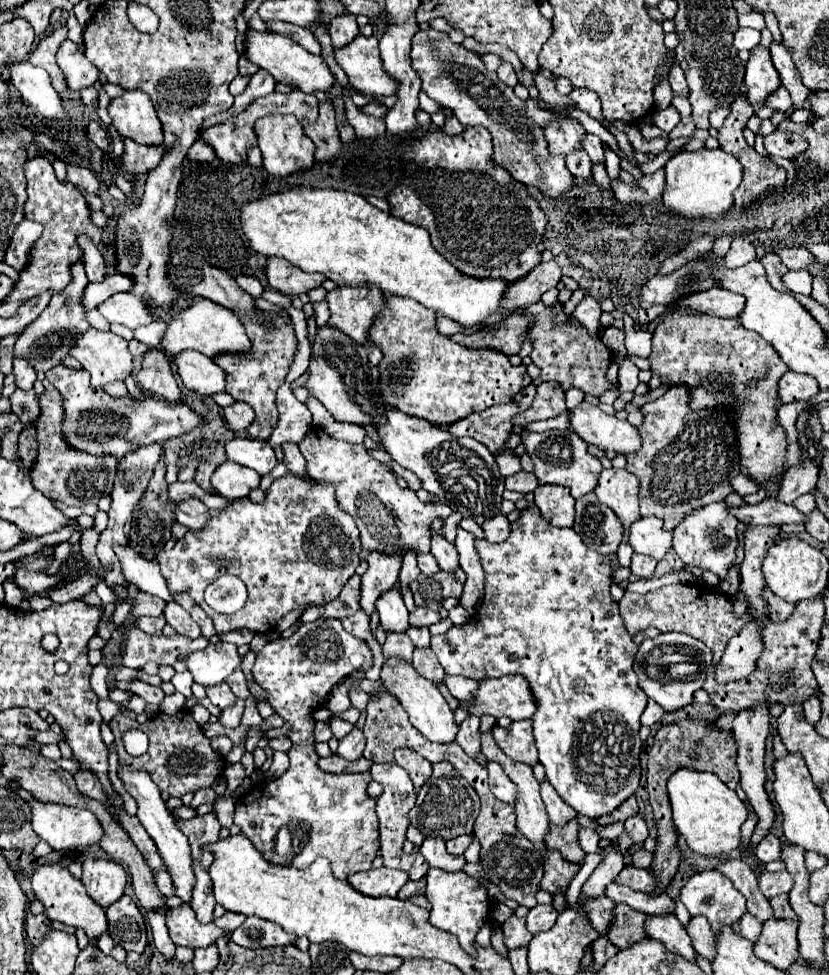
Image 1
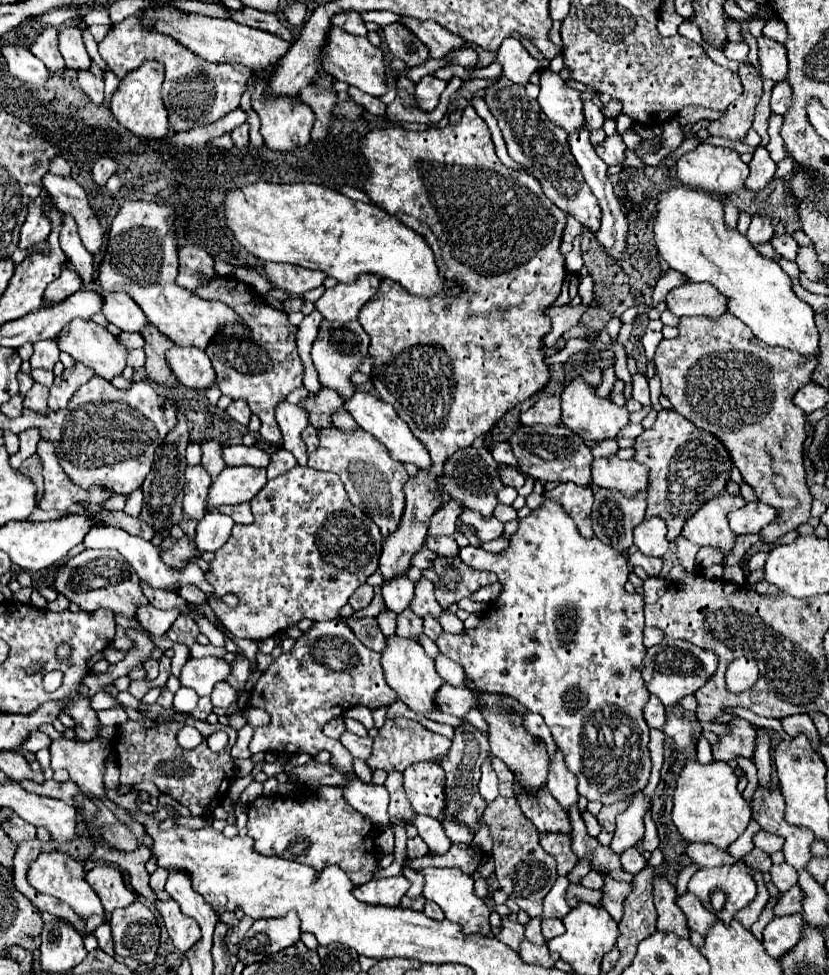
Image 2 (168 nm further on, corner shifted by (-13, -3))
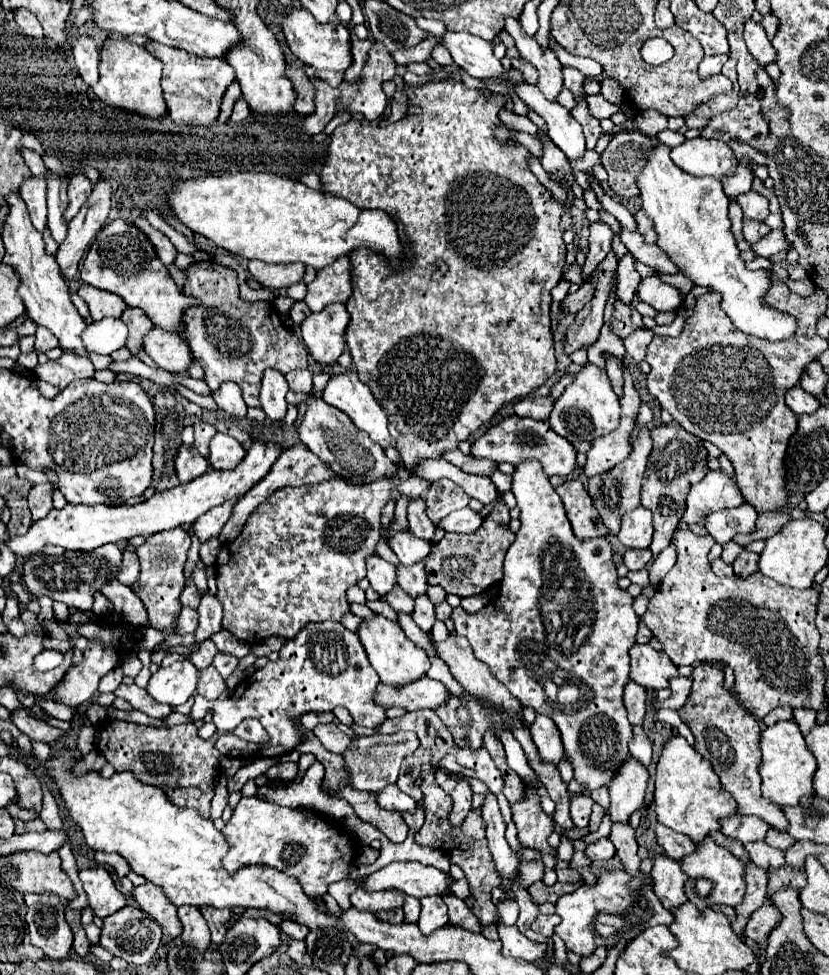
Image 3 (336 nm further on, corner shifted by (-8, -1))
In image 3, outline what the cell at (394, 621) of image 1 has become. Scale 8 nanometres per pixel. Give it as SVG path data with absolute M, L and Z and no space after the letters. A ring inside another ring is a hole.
M371 555L371 557L367 557L367 579L371 581L371 587L379 595L387 595L391 591L391 587L397 583L395 565L387 563L385 559L381 559L377 555Z

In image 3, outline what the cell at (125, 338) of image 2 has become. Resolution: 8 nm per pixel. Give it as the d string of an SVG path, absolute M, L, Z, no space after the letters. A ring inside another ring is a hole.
M103 319L93 321L83 331L83 345L99 355L111 355L113 351L121 349L127 341L127 327L121 319Z

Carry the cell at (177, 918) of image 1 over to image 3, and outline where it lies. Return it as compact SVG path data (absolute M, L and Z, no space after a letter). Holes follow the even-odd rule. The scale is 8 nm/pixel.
M143 883L139 887L135 887L131 891L133 899L139 903L139 907L153 919L157 921L163 929L167 929L167 933L177 939L183 931L181 921L177 917L177 907L171 905L171 901L167 901L167 897L163 895L163 891L157 885L151 883Z

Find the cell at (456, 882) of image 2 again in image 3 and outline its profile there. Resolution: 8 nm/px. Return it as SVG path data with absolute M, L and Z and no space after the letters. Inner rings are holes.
M389 863L387 867L367 875L357 883L357 887L365 891L399 889L405 895L423 899L427 895L449 893L451 883L453 879L435 867L425 867L421 863Z

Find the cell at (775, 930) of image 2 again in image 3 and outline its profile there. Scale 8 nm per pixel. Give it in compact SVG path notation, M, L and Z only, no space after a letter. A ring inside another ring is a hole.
M765 903L755 913L751 913L747 927L745 927L745 935L749 939L761 943L763 939L767 939L767 935L779 923L779 919L781 919L781 913L771 903Z

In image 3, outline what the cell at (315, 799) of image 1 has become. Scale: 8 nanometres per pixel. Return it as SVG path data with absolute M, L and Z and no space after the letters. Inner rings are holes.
M243 797L237 809L233 811L231 821L223 827L221 833L227 837L229 843L229 851L223 857L223 867L227 869L227 873L235 873L247 865L267 865L295 877L309 897L321 897L331 883L345 879L351 869L351 863L359 855L359 845L351 839L349 833L339 829L339 825L335 827L331 825L331 821L317 819L315 813L311 813L309 809L289 809L277 803L259 801L257 797L249 797L249 799Z

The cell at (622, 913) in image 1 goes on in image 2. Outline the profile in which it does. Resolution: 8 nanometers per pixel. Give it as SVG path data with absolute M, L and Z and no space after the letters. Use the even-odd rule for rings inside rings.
M604 877L606 881L606 887L604 887L604 909L612 915L612 919L616 919L616 923L620 923L622 919L622 913L624 913L624 899L630 895L632 891L632 885L630 883L620 883L620 881L614 881L610 877Z

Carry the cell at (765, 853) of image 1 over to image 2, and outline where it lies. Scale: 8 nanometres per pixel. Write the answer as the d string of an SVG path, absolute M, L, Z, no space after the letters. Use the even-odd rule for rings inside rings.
M760 831L760 833L754 837L754 845L760 847L762 851L766 851L768 855L772 855L772 853L782 851L784 839L782 839L780 835L772 835L772 833L768 833L768 831Z

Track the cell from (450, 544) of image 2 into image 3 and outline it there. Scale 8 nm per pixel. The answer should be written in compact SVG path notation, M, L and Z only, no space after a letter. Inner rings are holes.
M411 499L407 505L407 521L409 521L409 531L425 541L431 541L433 533L435 533L435 525L431 523L431 519L425 513L425 505L423 499Z

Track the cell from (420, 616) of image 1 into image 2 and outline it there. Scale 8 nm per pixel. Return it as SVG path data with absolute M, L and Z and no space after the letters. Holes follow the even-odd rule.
M420 579L420 583L416 585L416 593L414 593L414 599L412 599L412 605L410 609L418 615L418 617L424 617L424 615L432 615L436 619L440 619L440 615L444 613L444 609L440 607L440 603L436 603L436 597L434 597L434 587L428 579Z

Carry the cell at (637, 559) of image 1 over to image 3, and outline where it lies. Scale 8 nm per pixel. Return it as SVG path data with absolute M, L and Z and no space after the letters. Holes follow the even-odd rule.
M629 549L623 555L623 563L631 569L631 571L639 571L643 567L647 567L651 561L651 551L649 549Z

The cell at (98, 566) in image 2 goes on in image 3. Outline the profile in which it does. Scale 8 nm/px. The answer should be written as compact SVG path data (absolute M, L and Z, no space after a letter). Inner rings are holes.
M115 543L101 545L99 549L93 551L65 551L61 557L49 557L43 553L37 553L35 557L27 557L23 561L23 587L33 595L33 597L51 597L53 601L61 601L69 607L77 607L81 611L91 611L93 607L93 593L101 591L107 579L117 577L119 565L121 565L121 549Z

